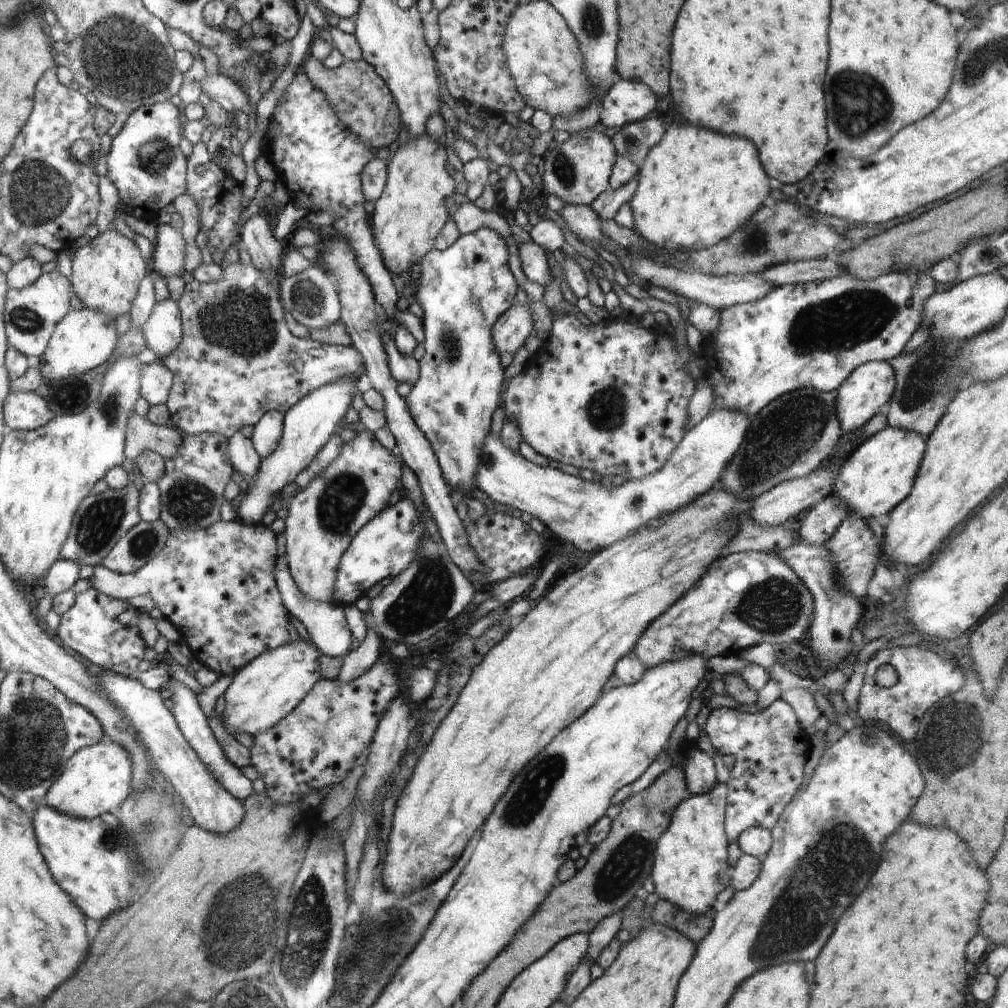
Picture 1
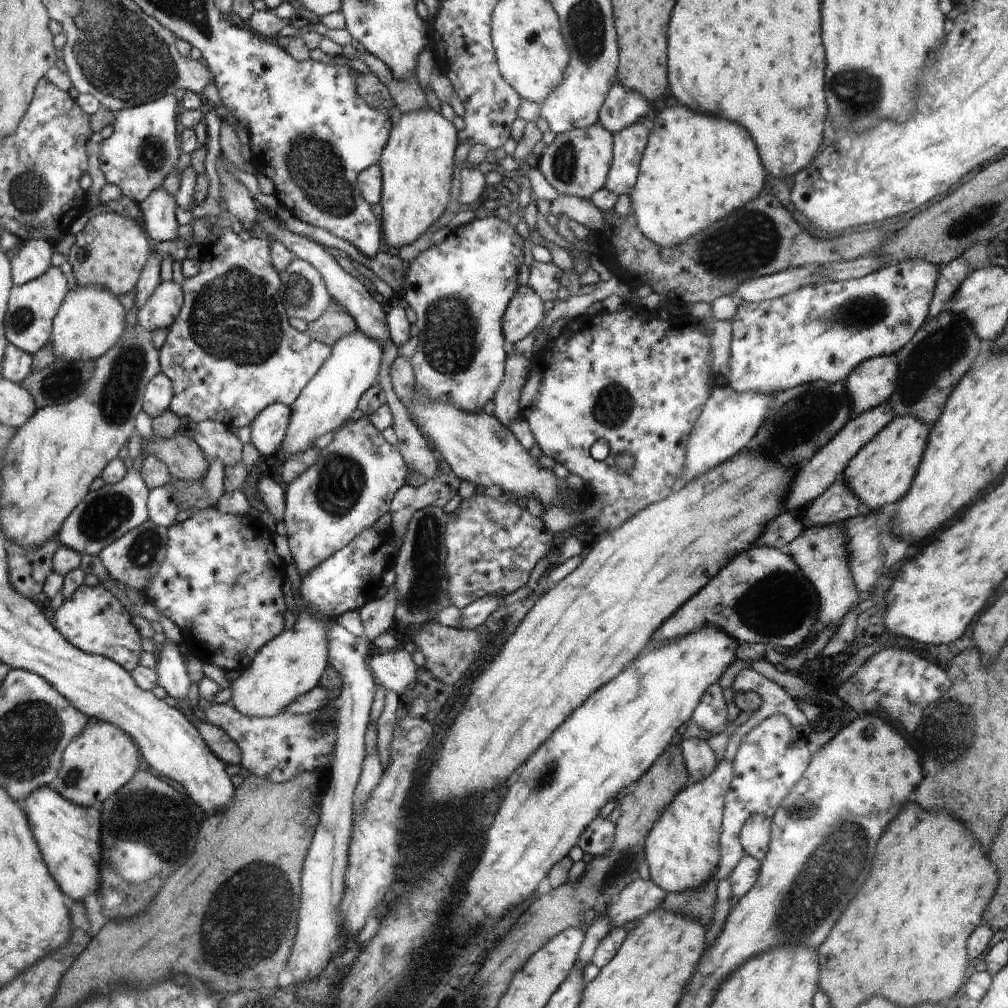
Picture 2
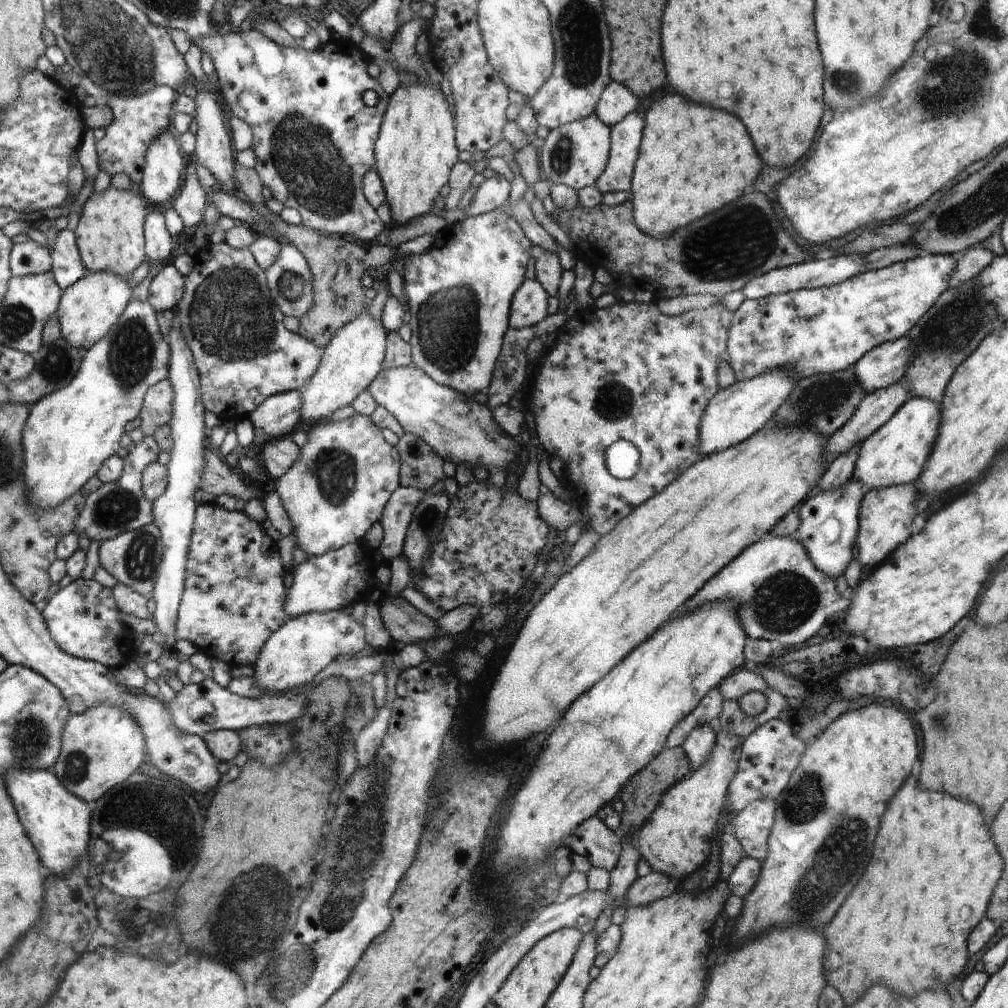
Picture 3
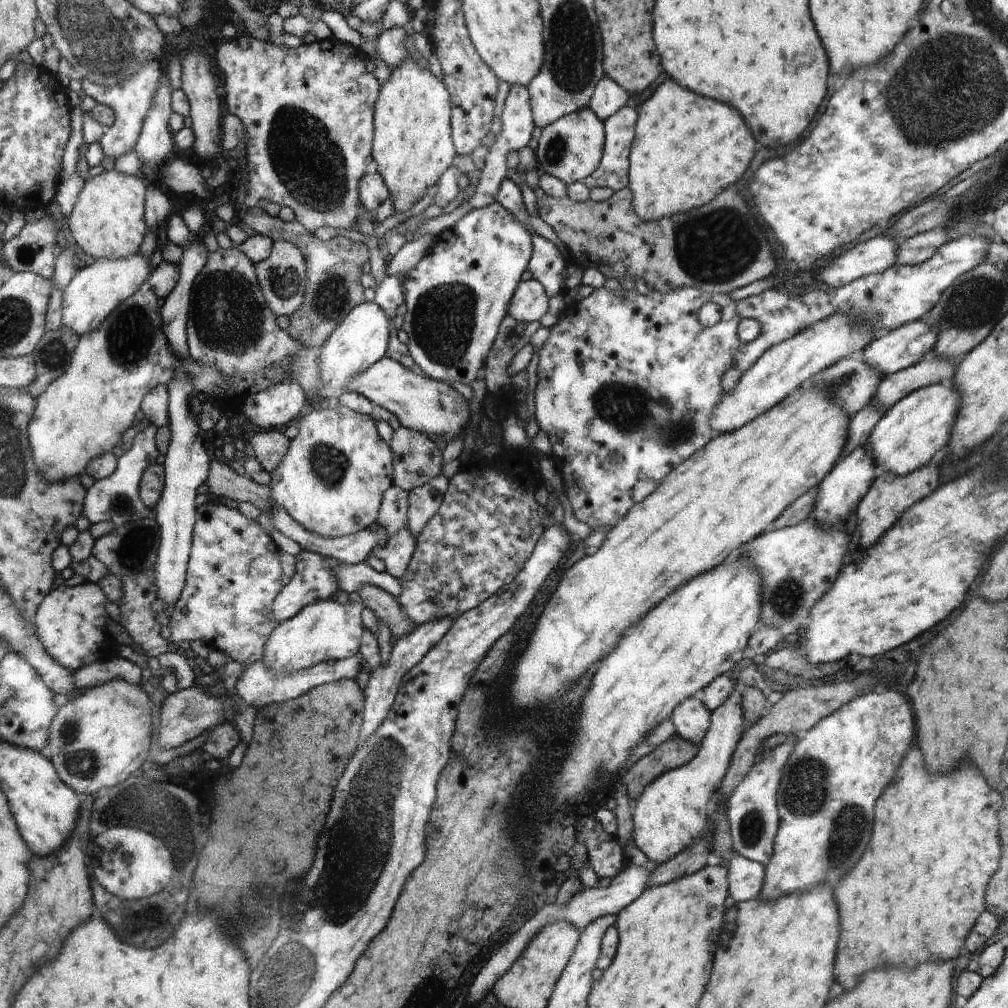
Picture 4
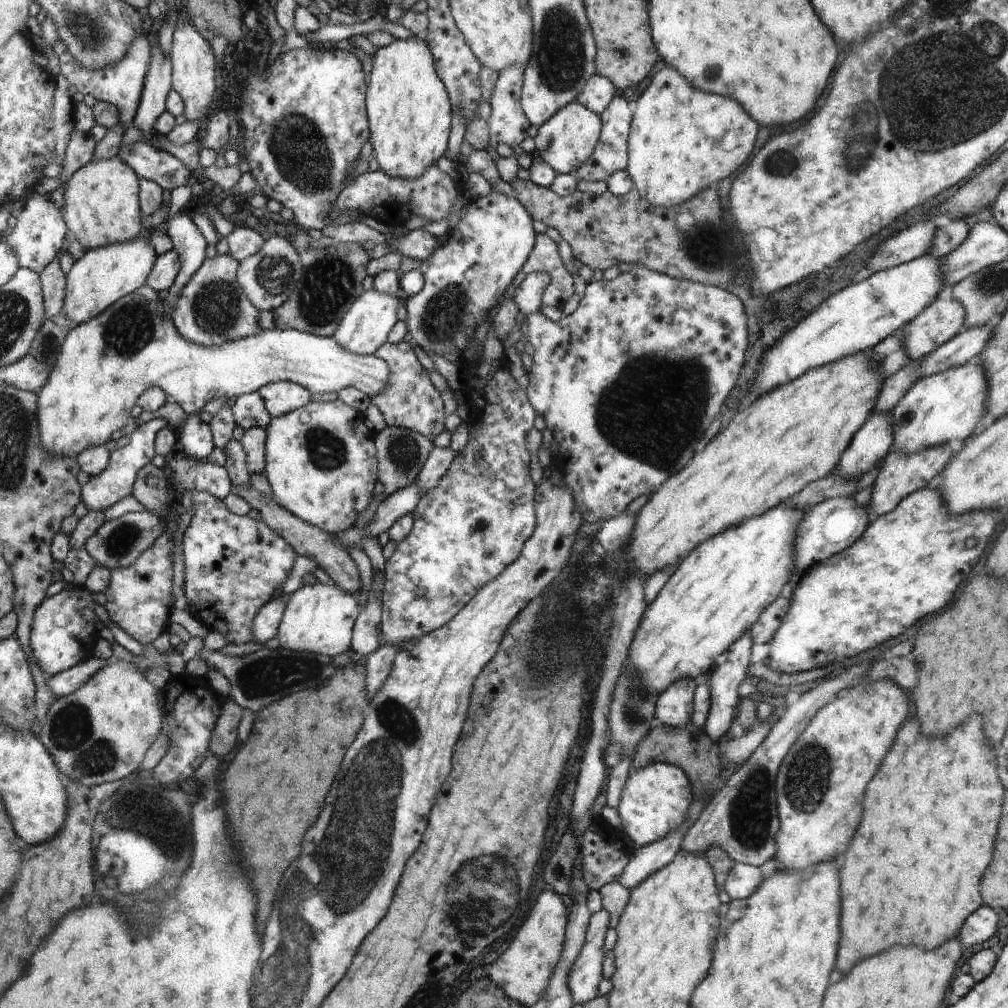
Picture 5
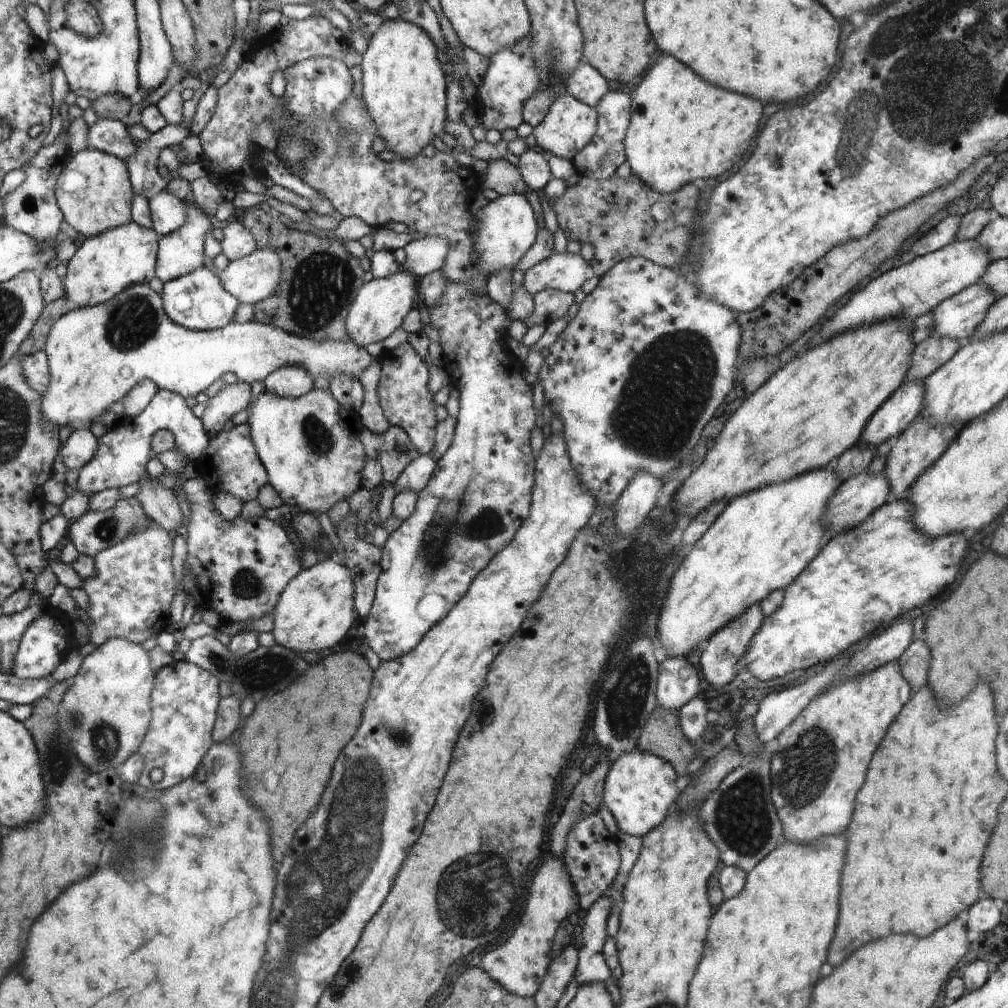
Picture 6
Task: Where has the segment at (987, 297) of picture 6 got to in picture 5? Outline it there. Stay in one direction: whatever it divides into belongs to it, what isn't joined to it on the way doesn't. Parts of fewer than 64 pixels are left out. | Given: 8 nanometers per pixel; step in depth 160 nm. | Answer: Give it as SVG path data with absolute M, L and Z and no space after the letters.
M936 297L901 334L901 346L910 361L920 361L963 329L965 310L959 301Z

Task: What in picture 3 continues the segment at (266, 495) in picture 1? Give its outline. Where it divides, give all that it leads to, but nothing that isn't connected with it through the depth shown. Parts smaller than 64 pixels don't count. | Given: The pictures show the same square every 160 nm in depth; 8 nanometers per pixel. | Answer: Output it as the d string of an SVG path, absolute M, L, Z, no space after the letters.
M364 312L338 330L332 342L324 346L325 352L316 374L302 390L302 420L312 424L325 422L337 410L352 404L362 391L371 386L378 372L382 371L388 346L389 330L380 320L374 319L370 312Z

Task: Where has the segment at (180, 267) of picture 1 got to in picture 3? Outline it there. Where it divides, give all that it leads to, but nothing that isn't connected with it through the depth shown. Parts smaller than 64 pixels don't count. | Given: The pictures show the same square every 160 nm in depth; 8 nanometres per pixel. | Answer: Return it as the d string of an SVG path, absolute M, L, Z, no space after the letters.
M169 133L161 135L147 150L143 179L138 188L152 206L164 206L180 188L184 160Z

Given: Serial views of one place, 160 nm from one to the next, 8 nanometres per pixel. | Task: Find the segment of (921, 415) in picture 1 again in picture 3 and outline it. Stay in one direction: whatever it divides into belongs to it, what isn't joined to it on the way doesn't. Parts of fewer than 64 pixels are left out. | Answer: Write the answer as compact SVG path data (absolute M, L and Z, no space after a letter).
M976 278L960 286L950 286L944 290L925 316L907 333L910 338L912 358L908 370L904 372L905 383L910 397L920 397L940 405L947 384L961 363L980 345L980 342L998 325L998 307L990 304L984 296Z

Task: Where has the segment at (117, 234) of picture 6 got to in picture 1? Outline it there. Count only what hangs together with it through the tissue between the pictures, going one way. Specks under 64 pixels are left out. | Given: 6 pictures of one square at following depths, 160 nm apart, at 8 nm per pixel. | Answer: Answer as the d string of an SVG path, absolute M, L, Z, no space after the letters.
M88 307L81 310L72 308L57 324L48 342L48 350L40 357L41 375L44 379L54 381L87 373L112 358L117 338L117 323L114 317Z

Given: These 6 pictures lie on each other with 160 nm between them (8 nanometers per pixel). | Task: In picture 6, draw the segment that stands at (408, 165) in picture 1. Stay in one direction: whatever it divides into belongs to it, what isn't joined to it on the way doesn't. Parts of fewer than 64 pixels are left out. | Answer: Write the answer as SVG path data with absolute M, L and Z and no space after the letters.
M403 19L390 20L373 30L368 48L362 55L362 84L366 108L376 124L377 136L386 142L386 151L394 152L397 159L408 160L422 152L444 130L446 124L446 82L442 62L430 36L420 26Z

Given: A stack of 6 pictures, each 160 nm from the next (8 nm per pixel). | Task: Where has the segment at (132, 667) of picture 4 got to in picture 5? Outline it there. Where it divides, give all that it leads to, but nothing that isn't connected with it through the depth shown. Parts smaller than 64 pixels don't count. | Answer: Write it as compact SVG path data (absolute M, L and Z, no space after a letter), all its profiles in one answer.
M96 657L88 658L81 664L76 664L74 668L47 676L47 685L56 697L64 697L84 686L106 664L108 664L108 660L100 660Z

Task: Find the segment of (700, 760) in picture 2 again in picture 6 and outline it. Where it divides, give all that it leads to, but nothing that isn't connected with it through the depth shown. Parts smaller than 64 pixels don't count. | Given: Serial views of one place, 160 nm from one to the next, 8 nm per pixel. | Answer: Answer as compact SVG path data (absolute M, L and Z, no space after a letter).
M660 657L656 680L659 708L680 711L684 704L697 697L699 687L698 672L686 657Z

